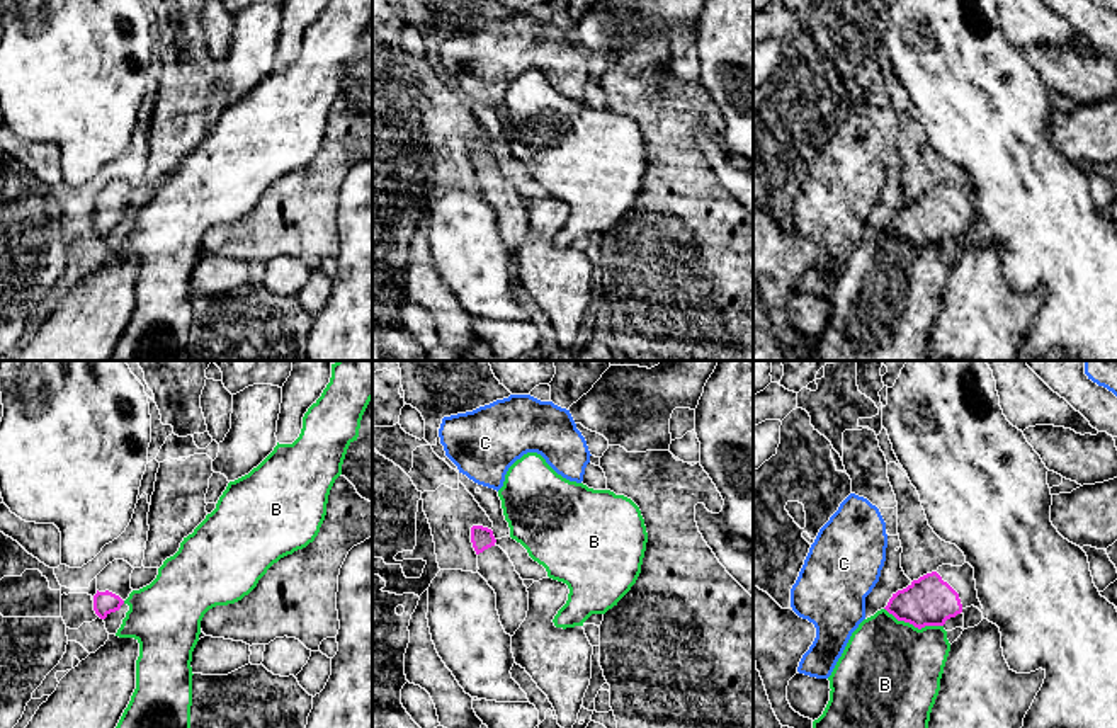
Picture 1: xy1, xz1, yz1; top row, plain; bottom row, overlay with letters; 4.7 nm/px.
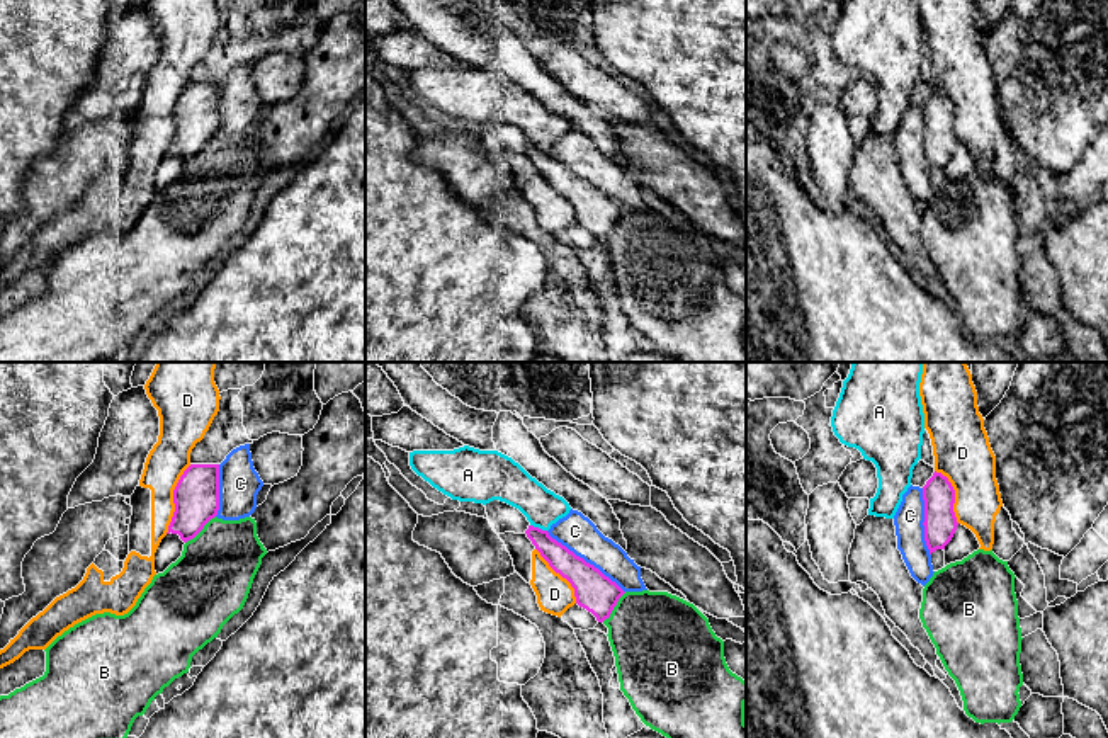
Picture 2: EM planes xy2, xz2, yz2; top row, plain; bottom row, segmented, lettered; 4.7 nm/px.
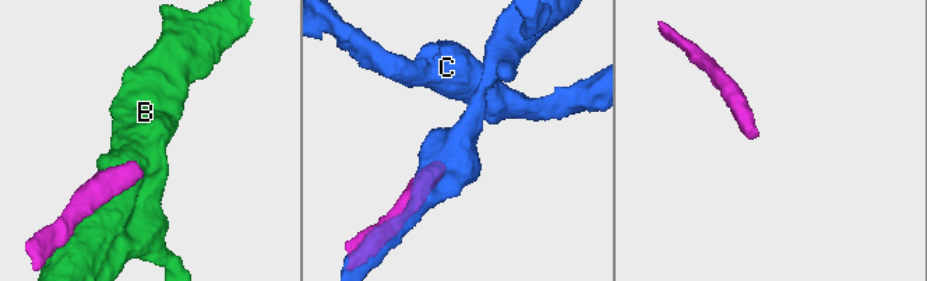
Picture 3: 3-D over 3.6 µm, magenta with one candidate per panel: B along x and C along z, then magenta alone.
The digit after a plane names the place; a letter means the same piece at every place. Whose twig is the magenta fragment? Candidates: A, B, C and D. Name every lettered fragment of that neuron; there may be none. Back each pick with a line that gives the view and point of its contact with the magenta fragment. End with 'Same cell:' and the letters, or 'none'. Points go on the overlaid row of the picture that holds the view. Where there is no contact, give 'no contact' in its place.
Same cell: none

